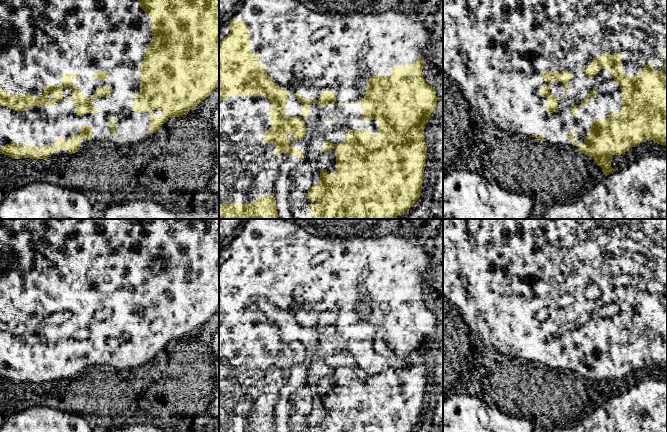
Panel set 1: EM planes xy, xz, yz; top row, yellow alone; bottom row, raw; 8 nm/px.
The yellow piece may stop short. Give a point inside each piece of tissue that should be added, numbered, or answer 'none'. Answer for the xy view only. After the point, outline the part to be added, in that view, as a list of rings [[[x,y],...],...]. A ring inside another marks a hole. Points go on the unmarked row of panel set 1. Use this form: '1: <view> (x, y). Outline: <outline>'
1: xy (42, 261). Outline: [[[0,219],[0,311],[6,317],[23,317],[27,320],[31,317],[34,321],[41,320],[44,316],[45,309],[61,309],[62,300],[64,297],[78,297],[78,301],[74,301],[72,309],[75,309],[78,315],[81,315],[85,321],[91,321],[100,310],[111,311],[112,316],[107,321],[97,321],[91,328],[97,335],[95,337],[82,337],[78,340],[76,337],[76,326],[69,325],[72,320],[72,314],[68,311],[63,312],[63,323],[56,325],[53,329],[35,330],[34,332],[26,332],[24,335],[17,336],[8,330],[0,329],[0,374],[6,368],[12,366],[20,367],[21,369],[35,369],[38,371],[37,379],[40,378],[39,372],[41,369],[55,369],[56,363],[62,361],[67,365],[73,358],[80,360],[80,350],[90,349],[92,351],[92,365],[106,363],[115,369],[135,368],[145,365],[150,360],[150,335],[133,335],[131,330],[136,324],[133,317],[140,316],[140,287],[144,284],[144,275],[148,272],[148,267],[152,264],[152,254],[149,250],[152,248],[152,242],[149,241],[140,231],[140,226],[137,222],[140,219]],[[97,295],[107,295],[108,304],[93,303],[92,298]],[[108,343],[114,343],[115,358],[109,358]]]

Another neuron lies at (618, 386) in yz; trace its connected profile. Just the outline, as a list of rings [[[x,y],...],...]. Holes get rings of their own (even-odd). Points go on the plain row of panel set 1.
[[[624,378],[621,379],[613,379],[611,382],[611,391],[616,395],[626,391],[628,389],[628,385]]]

